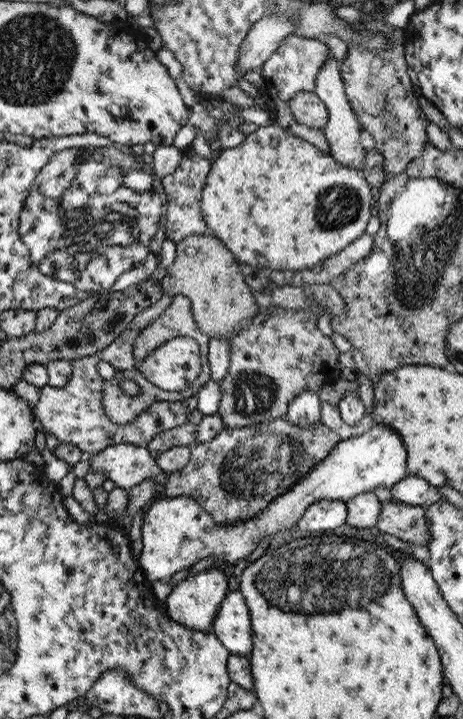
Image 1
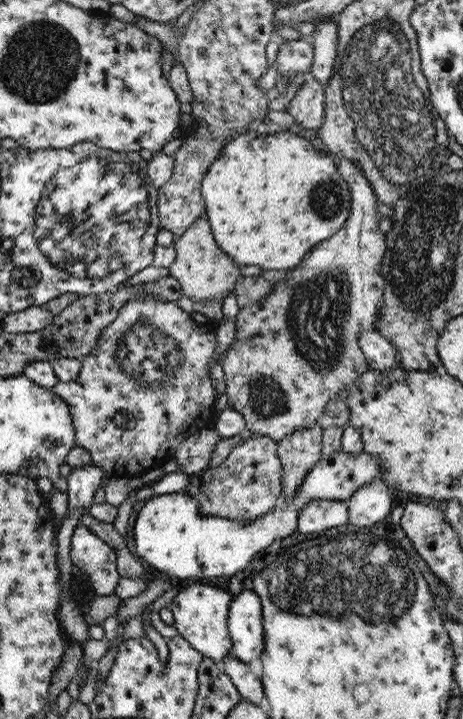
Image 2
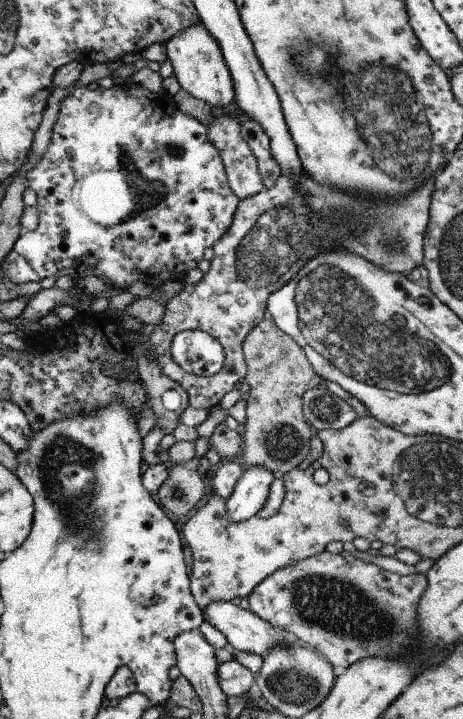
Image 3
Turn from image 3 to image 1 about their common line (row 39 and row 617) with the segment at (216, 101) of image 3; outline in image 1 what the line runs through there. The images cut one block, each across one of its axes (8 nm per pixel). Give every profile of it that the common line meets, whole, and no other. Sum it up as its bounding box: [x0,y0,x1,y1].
[165,565,229,631]

